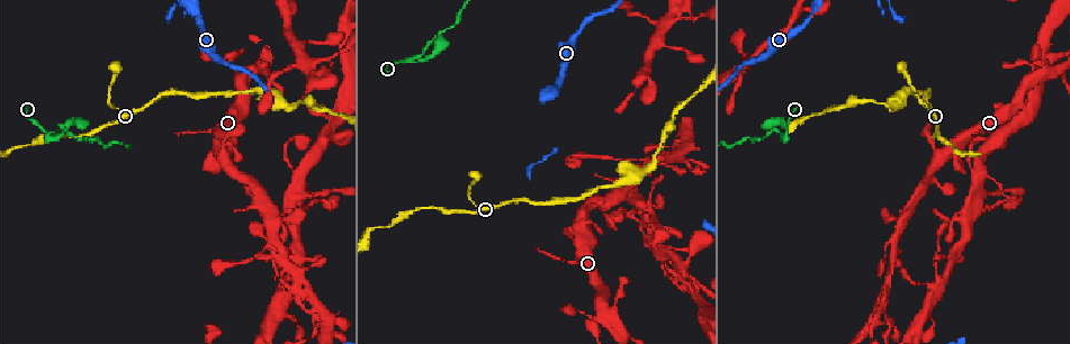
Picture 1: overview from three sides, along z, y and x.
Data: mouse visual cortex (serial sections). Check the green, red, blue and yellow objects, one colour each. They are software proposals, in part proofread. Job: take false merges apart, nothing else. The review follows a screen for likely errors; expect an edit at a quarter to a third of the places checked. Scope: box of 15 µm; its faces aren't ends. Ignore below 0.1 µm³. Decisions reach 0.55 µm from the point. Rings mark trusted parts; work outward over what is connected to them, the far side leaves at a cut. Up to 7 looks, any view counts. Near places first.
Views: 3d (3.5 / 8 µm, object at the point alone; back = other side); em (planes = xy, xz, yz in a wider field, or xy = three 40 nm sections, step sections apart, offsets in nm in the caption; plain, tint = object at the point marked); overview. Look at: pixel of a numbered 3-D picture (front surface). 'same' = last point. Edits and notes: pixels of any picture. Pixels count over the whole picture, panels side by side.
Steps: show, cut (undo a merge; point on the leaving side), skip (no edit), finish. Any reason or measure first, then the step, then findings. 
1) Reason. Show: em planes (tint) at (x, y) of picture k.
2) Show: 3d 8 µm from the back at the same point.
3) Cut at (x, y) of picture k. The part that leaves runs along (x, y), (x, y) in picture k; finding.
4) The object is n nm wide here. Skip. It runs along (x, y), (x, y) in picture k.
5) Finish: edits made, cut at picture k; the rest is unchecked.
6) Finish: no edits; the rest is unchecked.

Sudden change in width. Show: 3d 3.5 µm at (288, 106) of picture 1.

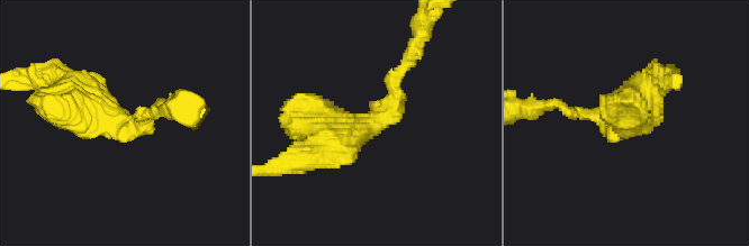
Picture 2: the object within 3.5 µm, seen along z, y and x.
The arms are 150, 500 nm wide; shape alone is not enough. Show: em xy step 1 (tint) at (380, 113) of picture 2.

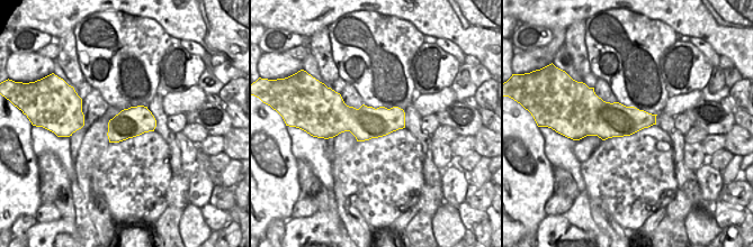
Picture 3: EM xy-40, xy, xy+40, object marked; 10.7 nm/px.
The object is 360 nm wide here. Skip. It runs along (322, 144), (394, 103), (407, 54) in picture 2; one cell here.

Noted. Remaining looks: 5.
Show: 3d 3.5 µm at (814, 5) of picture 1.

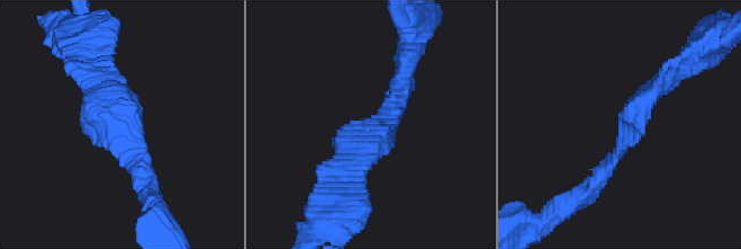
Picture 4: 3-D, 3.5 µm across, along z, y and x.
Show: em xy step 1 (tint) at (366, 131) of picture 4.

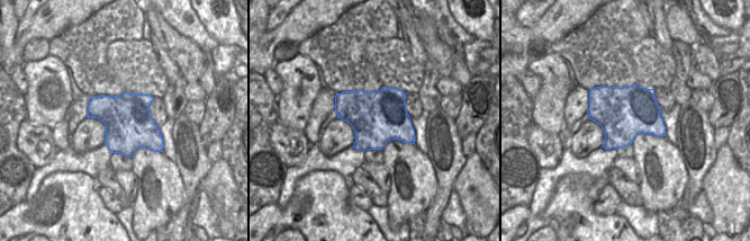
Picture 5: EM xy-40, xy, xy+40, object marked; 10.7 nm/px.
The object is 550 nm wide here. Skip. It runs along (597, 185), (634, 112), (677, 85) in picture 4; one cell here.

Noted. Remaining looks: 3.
A narrow waist. Show: 3d 3.5 µm at (46, 131) of picture 1.

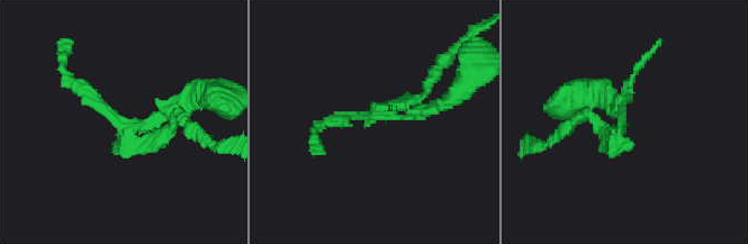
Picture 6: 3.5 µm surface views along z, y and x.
Show: em xy step 3 (tint) at (621, 126) of picture 6.

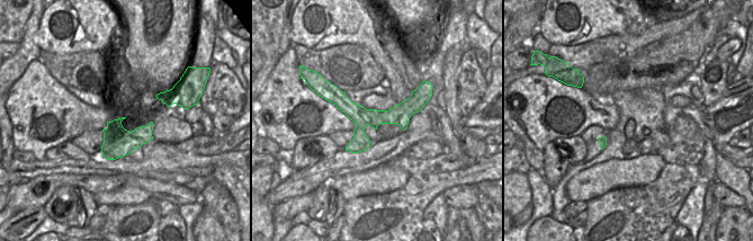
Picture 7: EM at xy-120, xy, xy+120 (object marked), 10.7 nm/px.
Cut at (177, 101) of picture 6. The part that leaves runs along (143, 123), (198, 92), (226, 99) in picture 6; two cells meet here.

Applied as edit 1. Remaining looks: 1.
Finish: edits made, cut at picture 6; the rest is unchecked.

